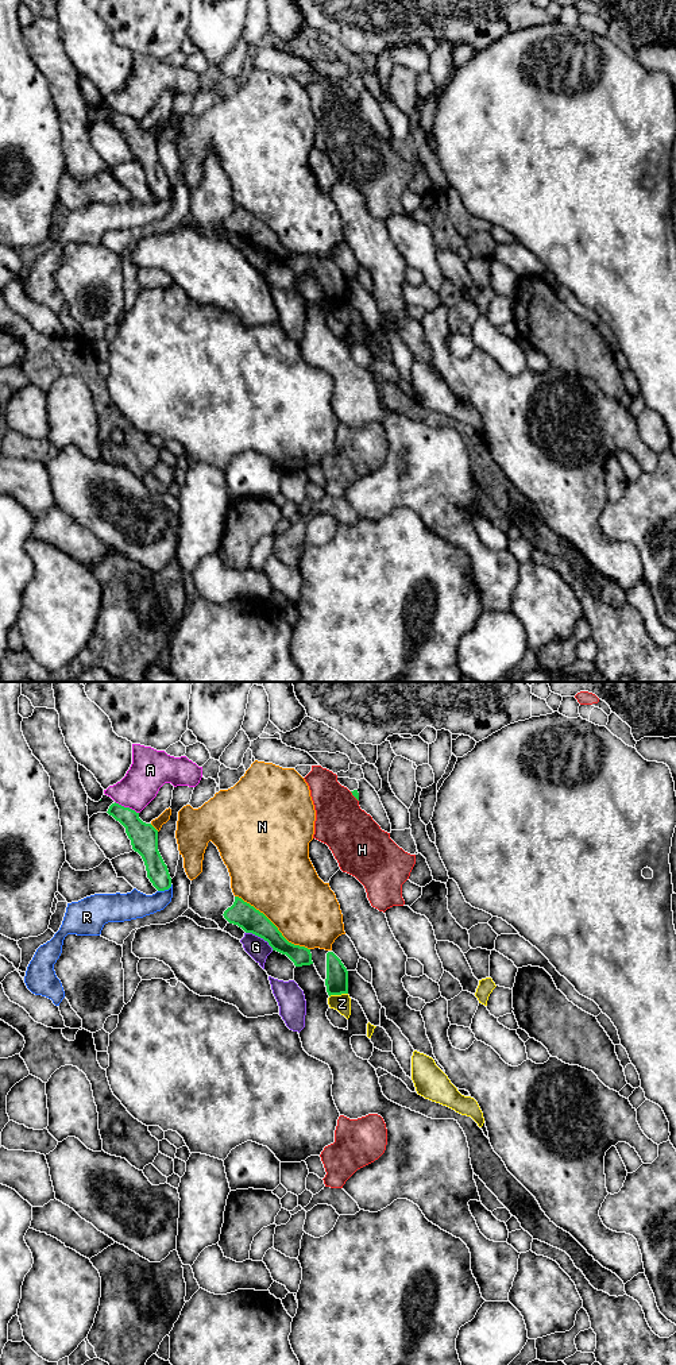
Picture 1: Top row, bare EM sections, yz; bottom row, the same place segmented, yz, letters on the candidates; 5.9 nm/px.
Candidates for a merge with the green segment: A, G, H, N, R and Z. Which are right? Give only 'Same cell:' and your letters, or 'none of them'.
Same cell: none of them

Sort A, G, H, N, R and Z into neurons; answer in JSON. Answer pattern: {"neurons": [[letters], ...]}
{"neurons": [["A"], ["G"], ["H"], ["N"], ["R"], ["Z"]]}

